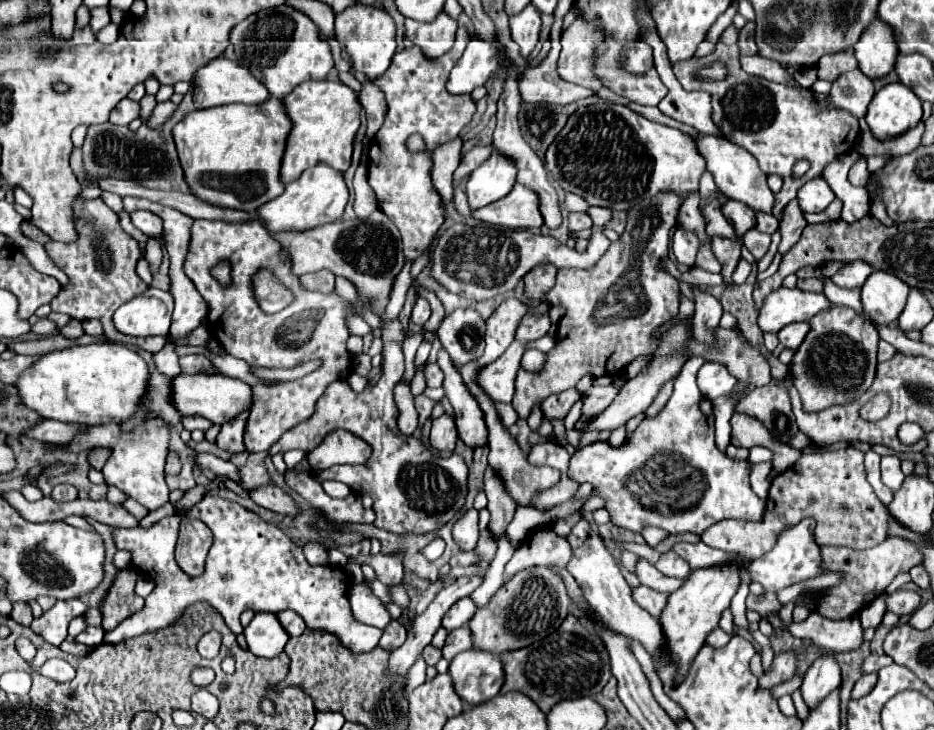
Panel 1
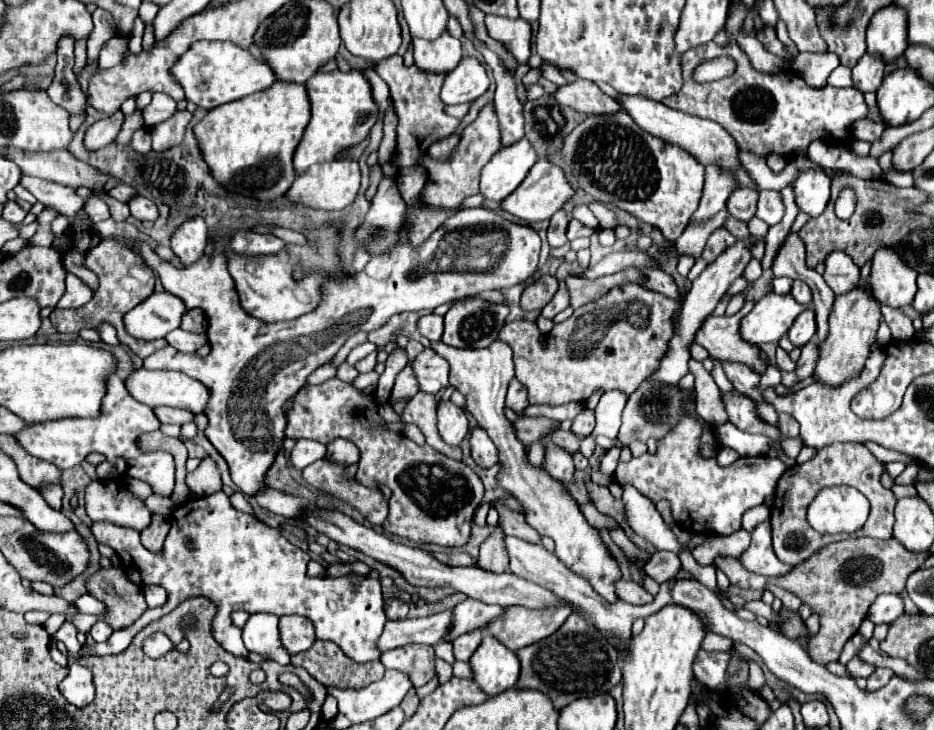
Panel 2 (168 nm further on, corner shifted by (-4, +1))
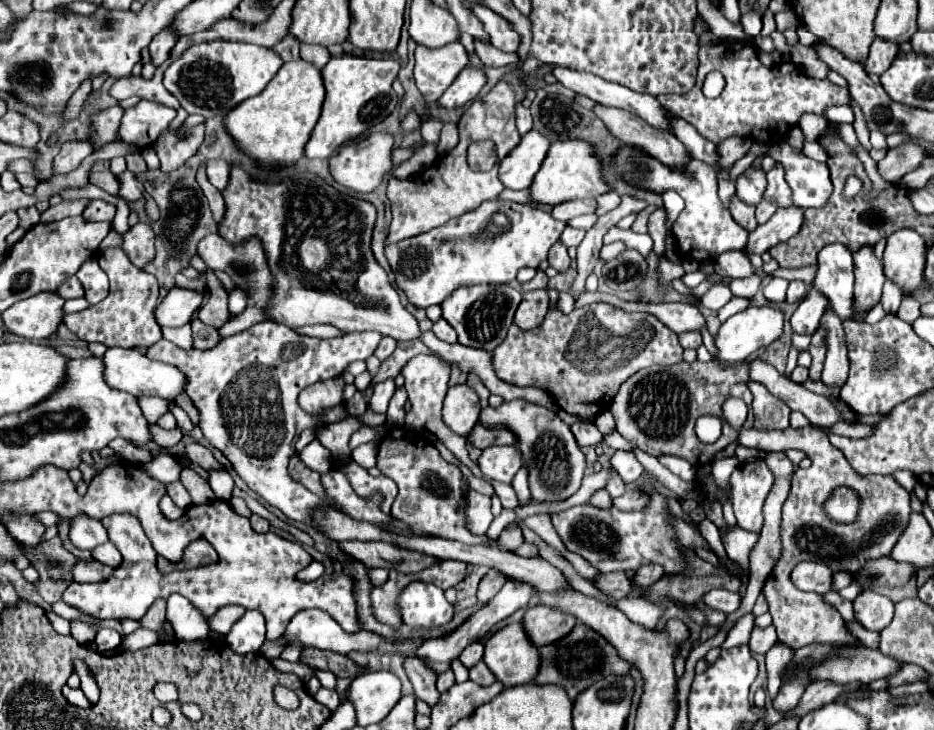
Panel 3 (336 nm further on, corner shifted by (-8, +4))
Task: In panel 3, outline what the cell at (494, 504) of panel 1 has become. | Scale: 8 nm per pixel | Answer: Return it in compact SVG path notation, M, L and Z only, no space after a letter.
M490 570L482 578L482 582L478 586L478 594L476 596L478 596L480 606L484 606L486 602L490 602L490 598L494 598L494 594L498 594L498 590L504 586L504 582L506 582L506 576L504 574L500 574L496 570Z

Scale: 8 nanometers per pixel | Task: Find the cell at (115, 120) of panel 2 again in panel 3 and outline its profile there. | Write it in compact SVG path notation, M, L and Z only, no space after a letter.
M88 140L84 142L66 142L54 158L54 174L68 174L80 166L80 162L92 154L92 146Z

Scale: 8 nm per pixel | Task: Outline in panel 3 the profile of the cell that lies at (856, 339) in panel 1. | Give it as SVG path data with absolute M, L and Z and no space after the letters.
M862 246L862 250L854 252L854 274L856 274L856 286L854 286L854 320L862 322L862 316L880 302L882 284L886 280L882 262L874 256L874 246Z

